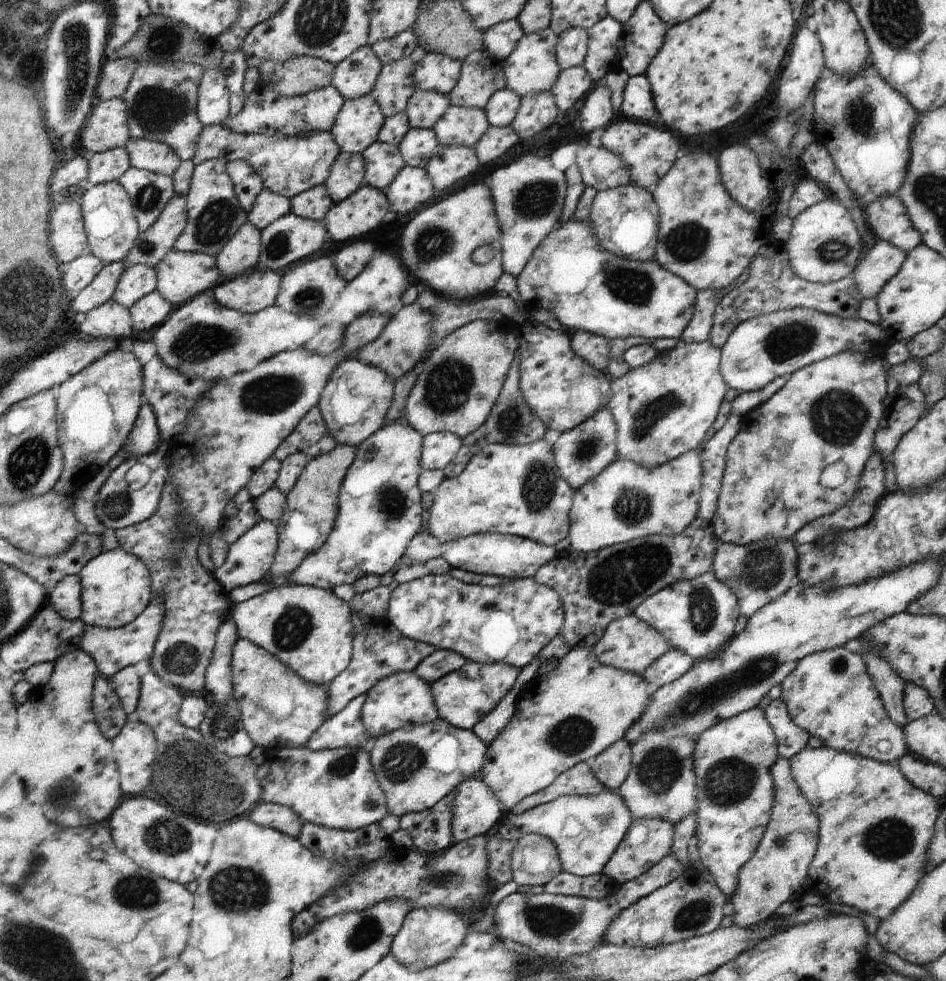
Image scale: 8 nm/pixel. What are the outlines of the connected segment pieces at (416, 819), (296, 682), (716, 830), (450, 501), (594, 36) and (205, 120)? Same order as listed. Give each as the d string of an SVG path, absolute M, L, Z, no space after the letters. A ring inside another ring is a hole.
M450 791L432 808L399 818L401 829L411 836L414 849L440 854L452 845L452 798L454 792Z
M236 638L232 649L232 686L234 686L234 699L237 700L241 712L241 722L244 730L250 736L254 746L261 746L268 750L280 750L280 748L298 748L305 746L308 739L328 720L328 686L310 684L302 680L290 668L282 664L278 658L272 656L264 648L246 640ZM278 690L290 690L290 702L294 710L288 718L276 720L274 714L260 704L260 694L264 692L276 692Z
M758 707L724 719L696 737L694 770L698 801L695 813L698 826L696 826L695 836L700 862L712 874L718 888L728 898L737 889L738 871L752 858L769 823L774 802L774 785L770 768L778 757L774 730L766 720L765 712Z
M545 438L526 445L485 445L471 458L462 474L456 478L445 478L440 483L425 522L428 524L429 534L438 538L438 542L450 542L454 538L473 534L500 533L518 535L538 544L554 546L568 536L568 514L572 508L574 491L559 473L552 444L546 442Z
M608 16L587 30L589 42L582 66L594 82L602 82L610 71L618 68L617 50L622 29L621 22Z
M205 70L198 86L197 116L203 126L214 126L229 114L230 91L225 74L220 70Z

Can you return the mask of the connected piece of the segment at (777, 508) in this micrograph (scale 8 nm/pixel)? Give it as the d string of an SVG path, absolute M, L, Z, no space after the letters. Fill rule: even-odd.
M847 350L802 367L771 398L743 418L741 430L727 448L718 506L710 521L719 541L743 547L765 540L792 540L803 526L840 510L854 498L862 470L875 452L874 436L884 410L882 402L887 393L883 361L876 352ZM834 462L844 462L850 475L842 485L830 489L821 485L820 474Z

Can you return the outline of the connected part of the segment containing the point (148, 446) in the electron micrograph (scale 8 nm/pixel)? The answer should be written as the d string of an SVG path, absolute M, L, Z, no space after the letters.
M143 402L140 407L134 428L130 431L126 450L130 456L144 456L152 454L160 446L157 416L149 403Z

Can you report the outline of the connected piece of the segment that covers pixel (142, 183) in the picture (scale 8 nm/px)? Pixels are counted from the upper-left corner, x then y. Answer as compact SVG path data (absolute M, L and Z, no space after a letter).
M130 167L117 181L130 197L134 218L136 218L140 232L146 232L160 218L162 210L174 196L173 178L171 176L154 174L144 169Z

